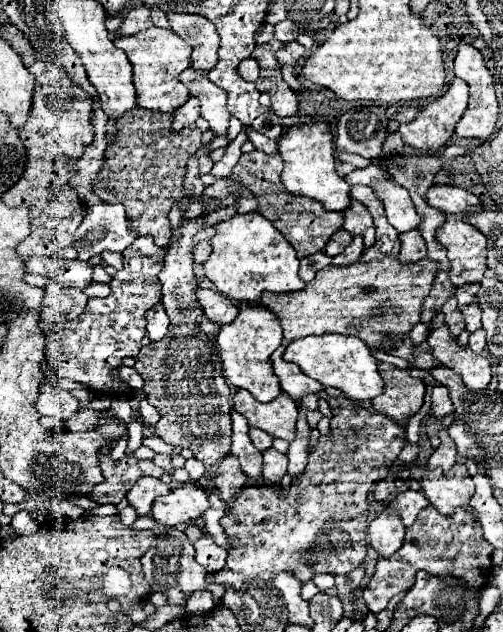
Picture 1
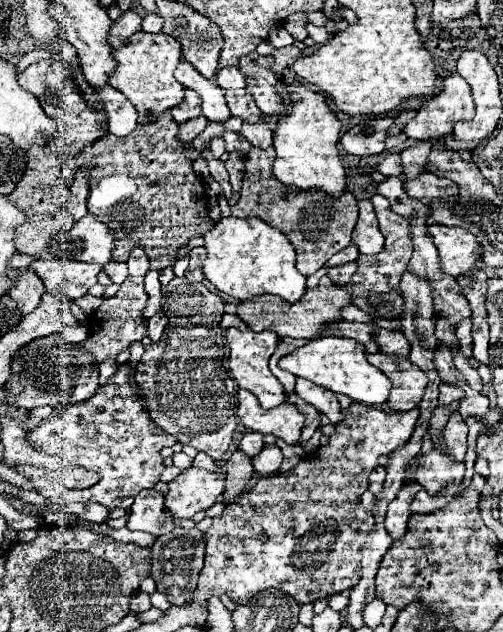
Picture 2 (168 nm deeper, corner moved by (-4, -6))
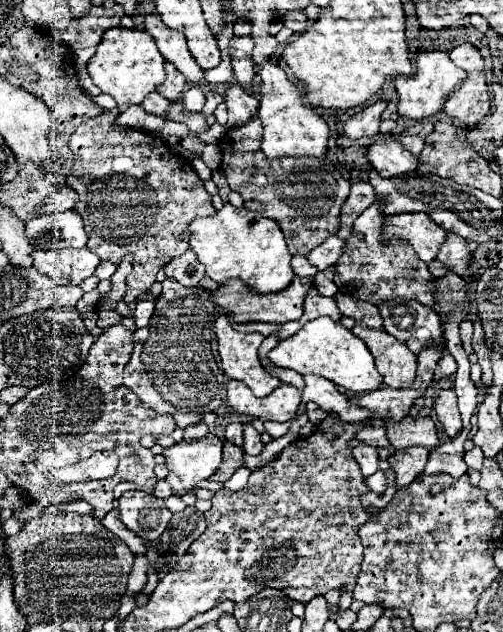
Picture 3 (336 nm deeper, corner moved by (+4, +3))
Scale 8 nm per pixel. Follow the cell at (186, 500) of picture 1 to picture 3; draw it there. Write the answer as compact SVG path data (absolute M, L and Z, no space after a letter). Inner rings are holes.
M207 433L201 439L183 439L163 451L165 465L169 467L169 477L165 479L175 495L183 495L197 487L199 481L209 479L221 463L223 441Z

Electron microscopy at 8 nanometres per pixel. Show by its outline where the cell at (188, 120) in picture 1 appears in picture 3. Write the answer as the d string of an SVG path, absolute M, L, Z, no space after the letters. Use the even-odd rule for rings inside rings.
M171 63L165 65L165 71L167 71L167 77L165 77L165 81L157 87L157 93L159 93L161 97L169 99L169 101L179 101L181 95L183 95L183 91L187 89L187 81L185 81L185 77L183 77Z

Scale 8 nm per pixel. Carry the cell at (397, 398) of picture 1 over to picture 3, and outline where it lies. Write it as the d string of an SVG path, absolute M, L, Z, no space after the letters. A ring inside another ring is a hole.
M355 323L353 333L365 341L371 355L375 357L375 365L385 379L385 385L403 387L411 385L415 377L415 353L397 337L389 335L383 329L371 329L367 325Z

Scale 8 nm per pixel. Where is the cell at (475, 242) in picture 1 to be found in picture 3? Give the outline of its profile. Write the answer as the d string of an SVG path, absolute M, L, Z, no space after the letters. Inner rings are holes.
M395 213L383 221L381 239L389 243L391 239L405 239L421 257L429 263L437 257L439 245L443 245L445 229L439 229L425 213Z

